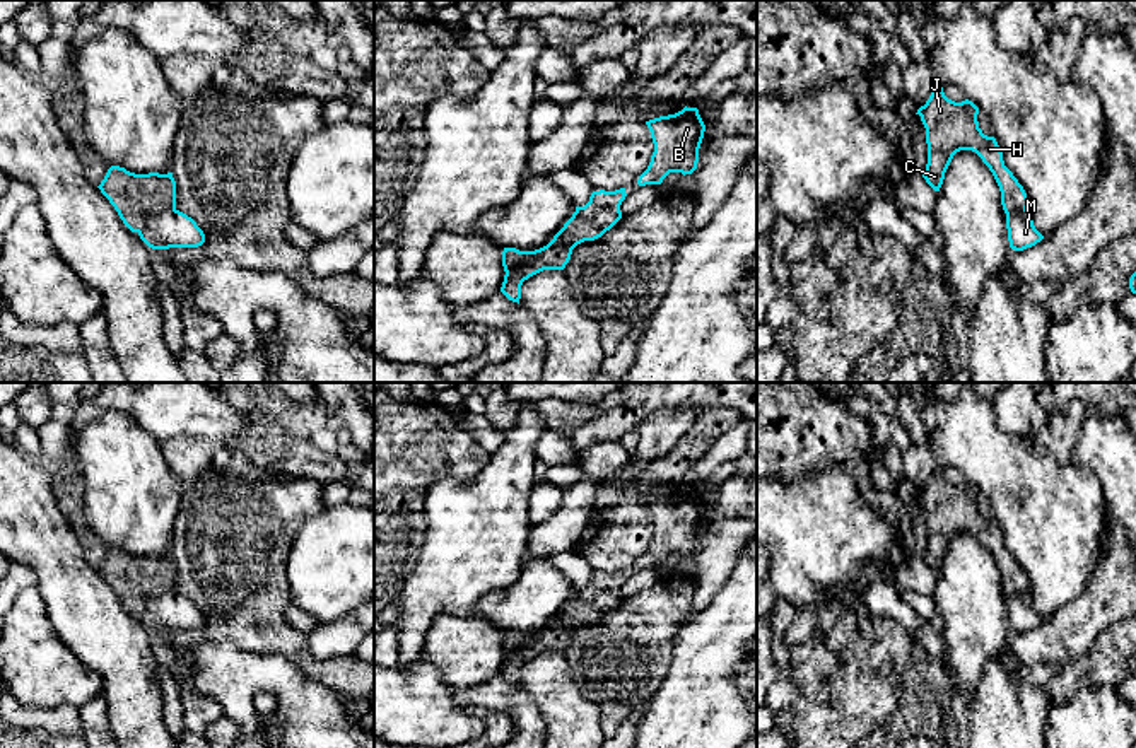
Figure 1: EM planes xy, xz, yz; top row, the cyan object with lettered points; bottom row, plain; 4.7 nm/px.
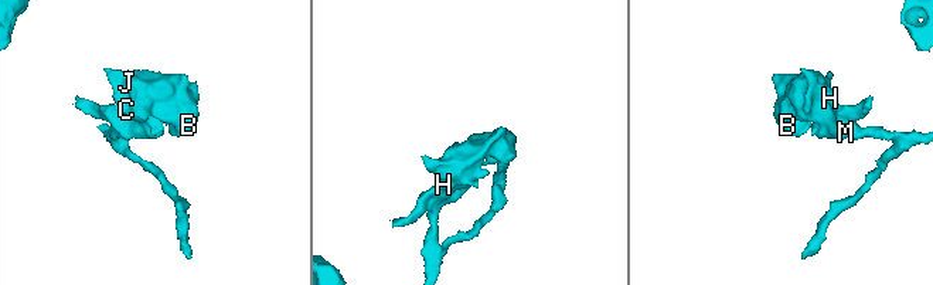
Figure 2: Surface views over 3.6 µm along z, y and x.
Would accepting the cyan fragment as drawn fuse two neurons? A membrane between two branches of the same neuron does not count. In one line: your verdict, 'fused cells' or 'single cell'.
fused cells

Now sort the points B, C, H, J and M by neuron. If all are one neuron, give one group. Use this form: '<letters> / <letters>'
B C H J / M

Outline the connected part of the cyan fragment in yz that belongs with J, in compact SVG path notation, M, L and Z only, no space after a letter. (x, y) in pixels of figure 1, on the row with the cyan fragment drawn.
M938 85L916 114L921 116L926 128L928 143L928 164L922 178L934 191L940 191L953 155L960 150L972 150L993 172L1006 217L1027 210L1027 193L1004 166L996 138L984 135L979 128L979 108L972 101L955 102Z

